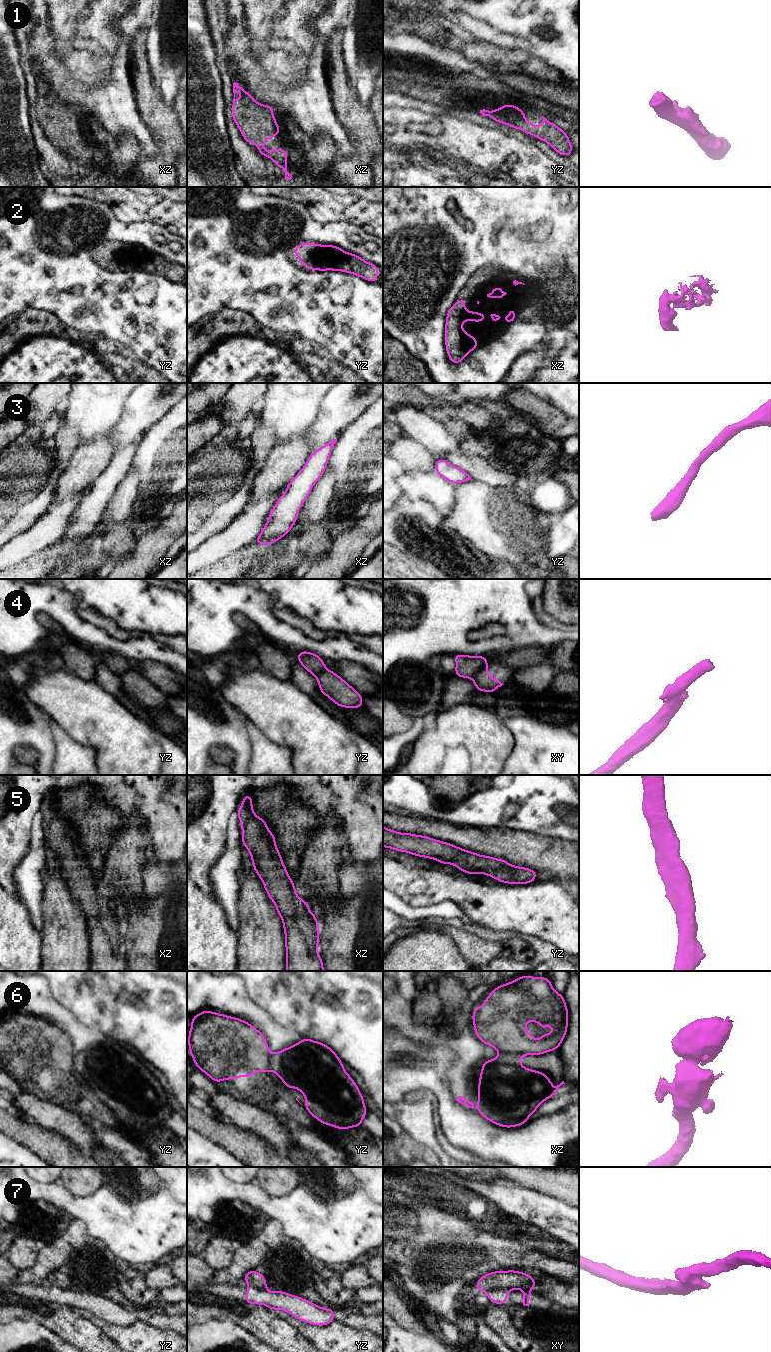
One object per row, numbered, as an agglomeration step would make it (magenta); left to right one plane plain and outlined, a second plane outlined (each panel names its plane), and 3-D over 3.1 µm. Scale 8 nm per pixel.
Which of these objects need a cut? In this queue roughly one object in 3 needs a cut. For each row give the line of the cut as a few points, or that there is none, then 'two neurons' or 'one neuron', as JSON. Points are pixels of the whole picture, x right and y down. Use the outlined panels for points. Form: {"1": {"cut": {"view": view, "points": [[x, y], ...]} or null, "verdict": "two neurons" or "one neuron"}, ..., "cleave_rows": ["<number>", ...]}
{"1": {"cut": null, "verdict": "one neuron"}, "2": {"cut": null, "verdict": "one neuron"}, "3": {"cut": null, "verdict": "one neuron"}, "4": {"cut": {"view": "xy", "points": [[486, 663], [471, 677]]}, "verdict": "two neurons"}, "5": {"cut": null, "verdict": "one neuron"}, "6": {"cut": {"view": "xz", "points": [[500, 1052], [525, 1054]]}, "verdict": "two neurons"}, "7": {"cut": {"view": "xy", "points": [[507, 1292], [501, 1289], [491, 1289], [487, 1293]]}, "verdict": "two neurons"}, "cleave_rows": ["4", "6", "7"]}

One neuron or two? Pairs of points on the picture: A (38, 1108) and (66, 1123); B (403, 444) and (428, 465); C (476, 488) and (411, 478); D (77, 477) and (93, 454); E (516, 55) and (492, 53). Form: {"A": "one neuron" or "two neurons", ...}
{"A": "one neuron", "B": "one neuron", "C": "two neurons", "D": "one neuron", "E": "one neuron"}

